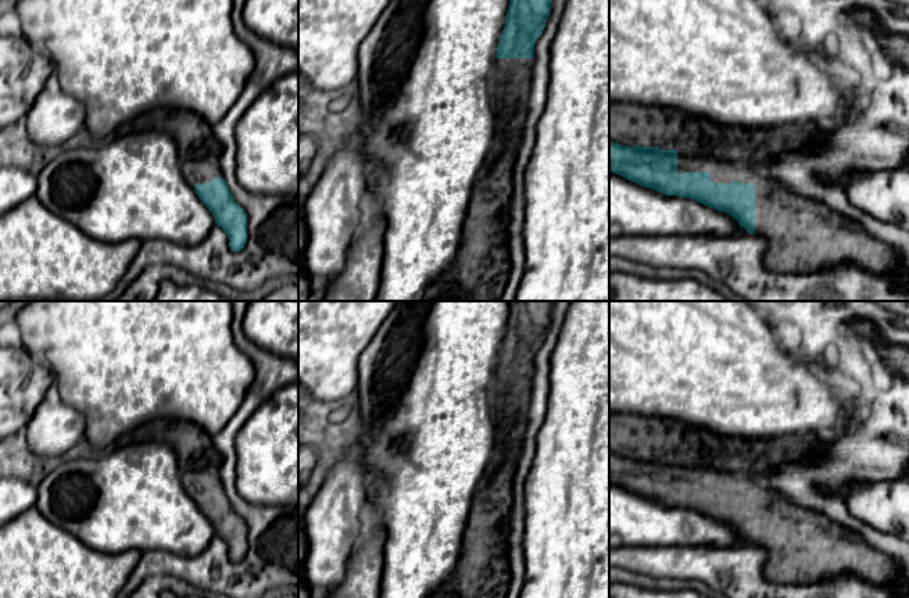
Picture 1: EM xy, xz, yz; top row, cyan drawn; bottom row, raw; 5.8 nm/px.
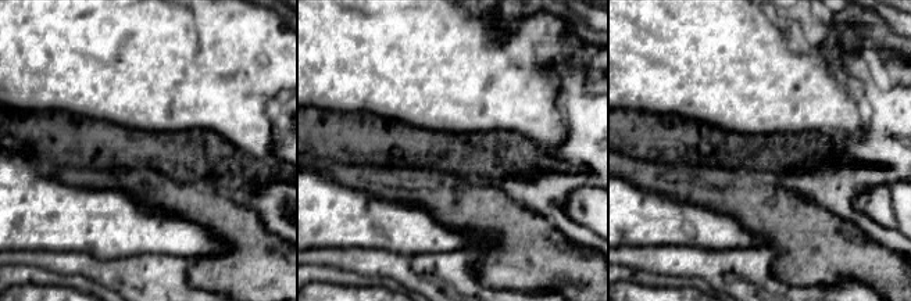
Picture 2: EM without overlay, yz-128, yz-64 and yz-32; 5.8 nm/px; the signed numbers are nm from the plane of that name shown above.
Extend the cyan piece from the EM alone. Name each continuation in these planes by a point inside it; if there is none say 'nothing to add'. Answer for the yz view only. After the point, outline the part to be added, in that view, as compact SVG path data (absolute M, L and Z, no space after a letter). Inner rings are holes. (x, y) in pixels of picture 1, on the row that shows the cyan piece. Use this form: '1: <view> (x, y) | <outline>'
1: yz (804, 236) | M677 150L677 172L709 172L712 183L731 183L734 180L740 183L755 185L755 236L767 241L767 250L762 258L763 265L774 272L780 273L812 273L822 269L830 269L840 264L852 264L869 271L874 275L891 275L901 277L905 272L898 253L888 247L885 243L866 233L862 226L849 218L845 218L835 212L829 205L801 197L791 193L790 189L783 186L780 182L772 180L766 171L759 169L755 165L748 164L730 164L720 162L708 157L697 157L687 150Z

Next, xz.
1: xz (511, 78) | M494 58L490 87L494 110L494 137L479 171L484 176L500 157L508 136L515 136L513 119L529 96L536 58Z

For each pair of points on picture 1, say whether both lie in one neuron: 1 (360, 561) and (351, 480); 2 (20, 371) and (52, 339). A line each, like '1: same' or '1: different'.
1: different
2: different

